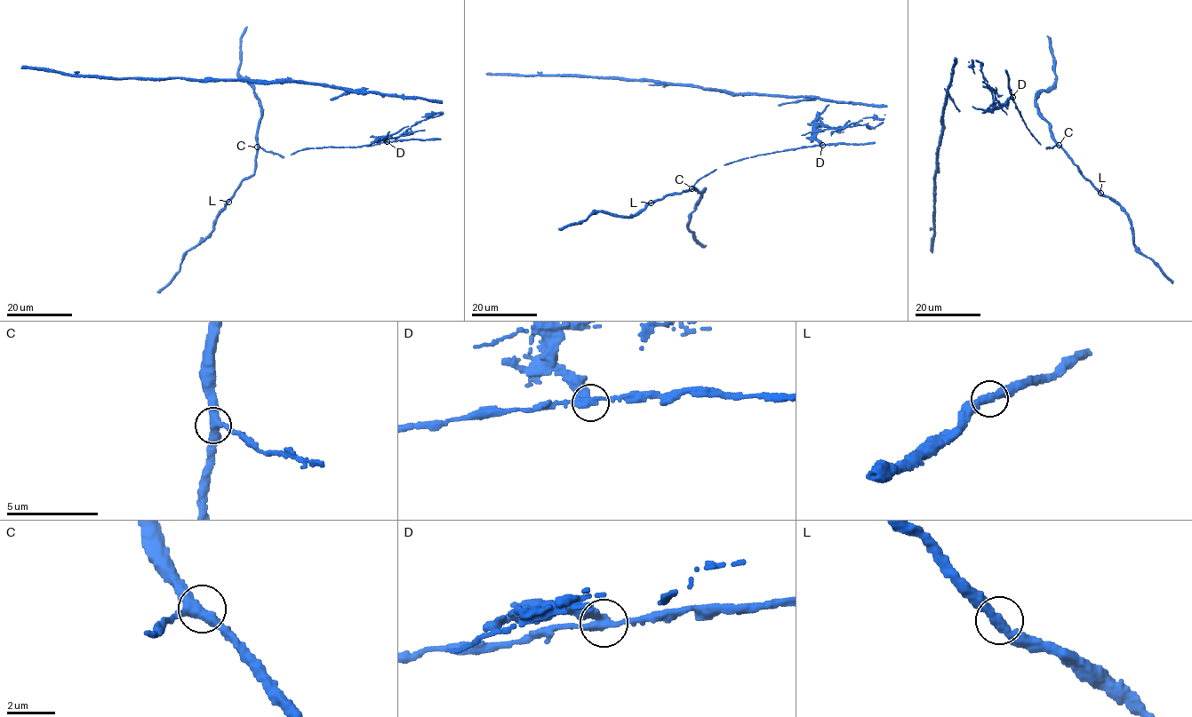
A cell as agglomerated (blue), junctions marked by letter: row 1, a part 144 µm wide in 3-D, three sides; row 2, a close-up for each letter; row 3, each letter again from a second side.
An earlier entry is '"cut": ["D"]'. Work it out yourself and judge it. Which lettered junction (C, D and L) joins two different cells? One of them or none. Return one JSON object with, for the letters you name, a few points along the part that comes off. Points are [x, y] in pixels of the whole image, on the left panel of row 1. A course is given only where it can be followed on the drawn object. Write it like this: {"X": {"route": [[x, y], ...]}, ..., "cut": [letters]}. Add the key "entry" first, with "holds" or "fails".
{"entry": "holds", "cut": ["D"]}

